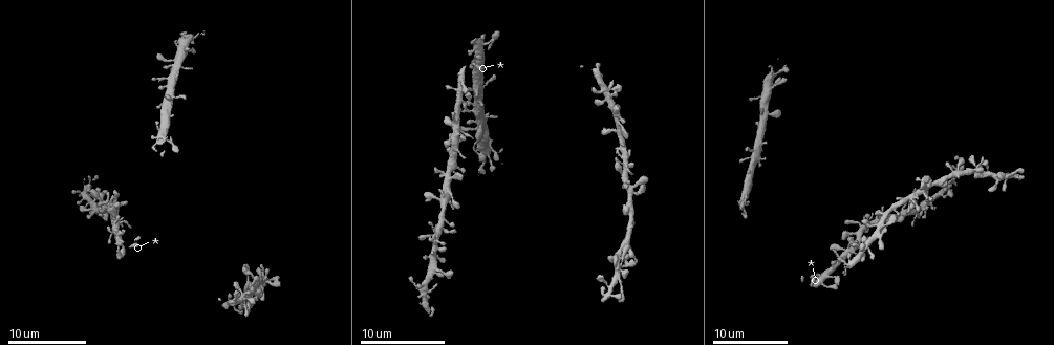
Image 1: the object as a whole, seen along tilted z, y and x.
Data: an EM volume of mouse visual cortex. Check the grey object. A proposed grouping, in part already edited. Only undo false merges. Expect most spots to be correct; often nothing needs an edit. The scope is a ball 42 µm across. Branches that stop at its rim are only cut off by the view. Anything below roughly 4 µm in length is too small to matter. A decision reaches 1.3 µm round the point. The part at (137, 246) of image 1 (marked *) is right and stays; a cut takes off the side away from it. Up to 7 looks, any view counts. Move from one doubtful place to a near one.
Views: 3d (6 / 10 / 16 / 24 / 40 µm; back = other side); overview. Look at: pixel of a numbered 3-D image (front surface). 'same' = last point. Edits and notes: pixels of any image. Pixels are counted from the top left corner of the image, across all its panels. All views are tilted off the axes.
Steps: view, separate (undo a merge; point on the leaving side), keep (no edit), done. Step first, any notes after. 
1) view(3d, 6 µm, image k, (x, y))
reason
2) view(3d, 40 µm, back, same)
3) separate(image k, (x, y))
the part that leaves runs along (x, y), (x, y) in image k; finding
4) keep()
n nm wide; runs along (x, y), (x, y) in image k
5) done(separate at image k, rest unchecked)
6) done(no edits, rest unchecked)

view(3d, 6 µm, image 1, (845, 250))
four arms meet

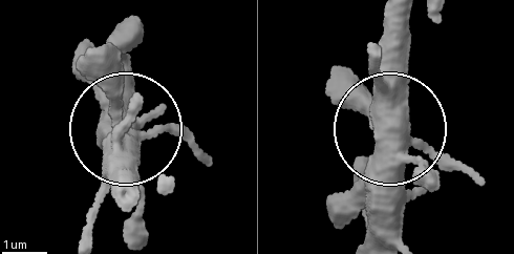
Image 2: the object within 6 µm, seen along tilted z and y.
view(3d, 6 µm, back, same)
other side

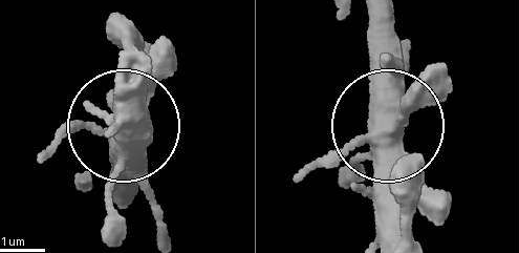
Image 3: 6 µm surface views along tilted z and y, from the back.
keep()
390 nm wide; continuous, no second neuron

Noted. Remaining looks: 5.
view(3d, 10 µm, image 1, (450, 193))
thin arm on a thick one

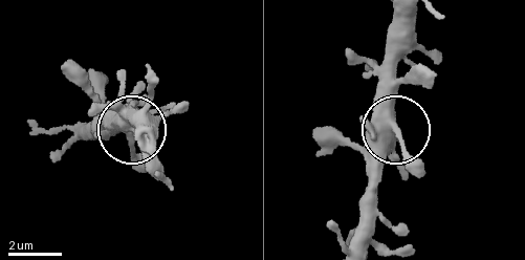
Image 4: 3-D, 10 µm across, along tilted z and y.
keep()
4 arms; all the same neuron

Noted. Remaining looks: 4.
view(3d, 6 µm, image 1, (439, 235))
a narrow waist

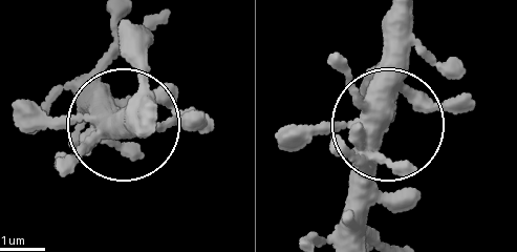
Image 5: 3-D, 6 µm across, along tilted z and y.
keep()
460 nm wide; all the same neuron

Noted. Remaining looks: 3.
done(no edits, rest unchecked)

